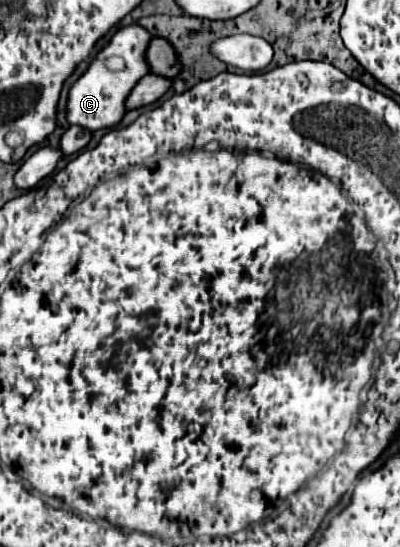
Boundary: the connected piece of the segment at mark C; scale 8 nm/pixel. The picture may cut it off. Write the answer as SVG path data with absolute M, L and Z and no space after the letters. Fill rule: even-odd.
M129 25L115 33L113 41L99 53L99 57L89 65L85 75L75 81L69 93L69 109L67 119L71 125L81 125L89 131L107 129L117 125L125 115L125 99L137 81L147 75L147 63L143 63L143 51L147 51L147 43L151 41L151 33L145 27ZM115 59L115 69L109 67L109 61Z

